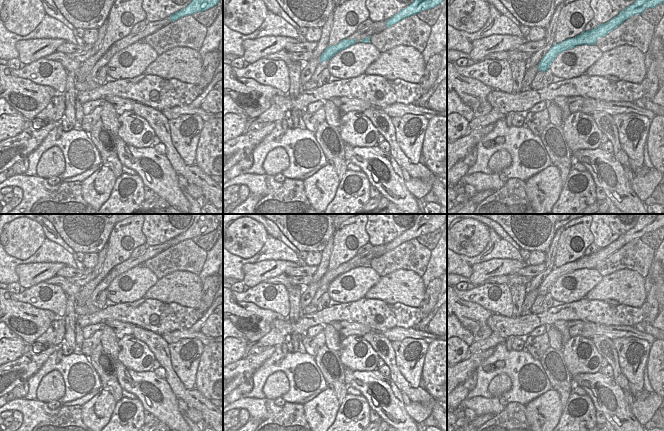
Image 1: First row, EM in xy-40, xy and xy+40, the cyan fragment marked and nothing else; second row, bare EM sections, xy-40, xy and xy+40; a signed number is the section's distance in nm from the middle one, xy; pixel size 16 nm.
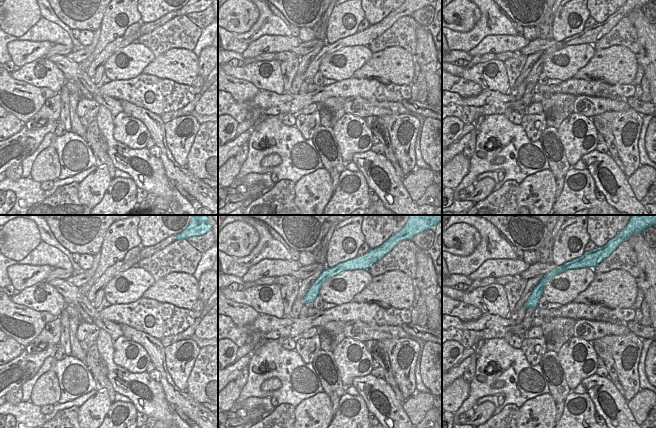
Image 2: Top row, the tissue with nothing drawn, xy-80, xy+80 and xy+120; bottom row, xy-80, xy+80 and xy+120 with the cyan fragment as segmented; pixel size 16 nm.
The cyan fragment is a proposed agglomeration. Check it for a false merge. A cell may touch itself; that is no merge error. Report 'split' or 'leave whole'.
leave whole

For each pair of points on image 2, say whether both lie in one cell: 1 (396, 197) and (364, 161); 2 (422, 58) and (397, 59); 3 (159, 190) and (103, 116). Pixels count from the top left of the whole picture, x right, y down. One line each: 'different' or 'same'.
1: same
2: different
3: same

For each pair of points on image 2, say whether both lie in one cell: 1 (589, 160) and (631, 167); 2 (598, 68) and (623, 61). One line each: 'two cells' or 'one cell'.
1: two cells
2: one cell

